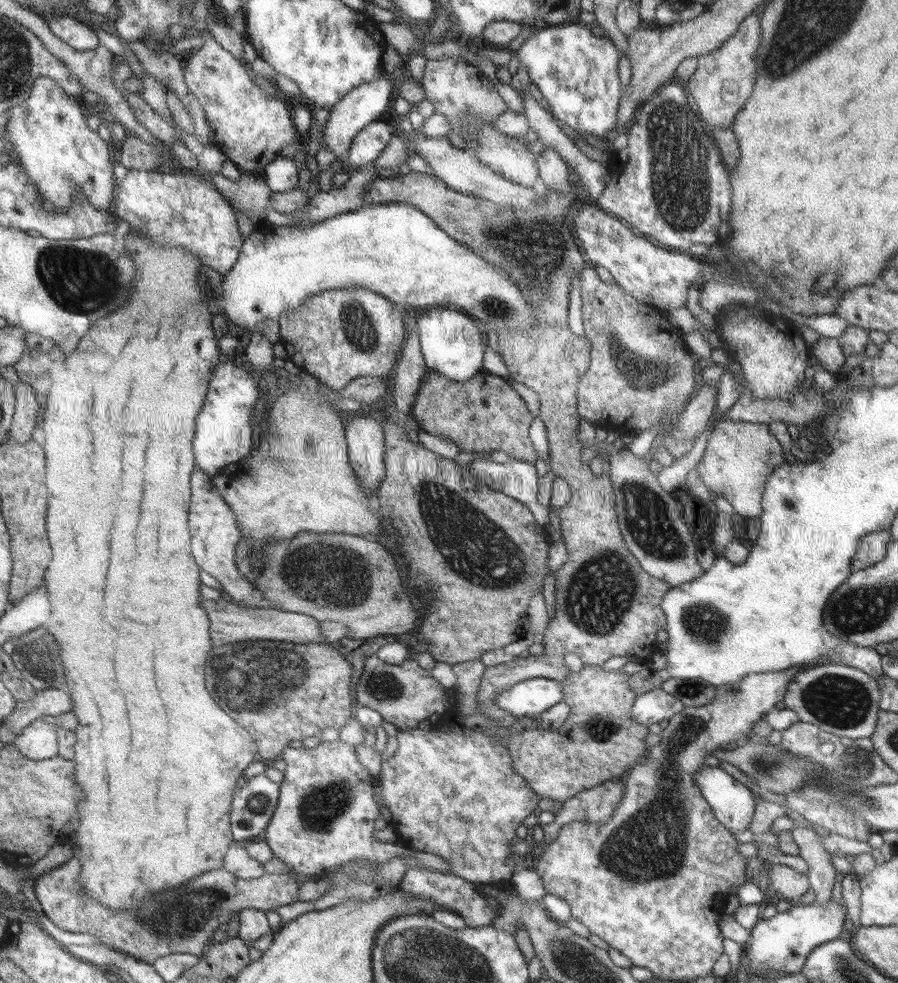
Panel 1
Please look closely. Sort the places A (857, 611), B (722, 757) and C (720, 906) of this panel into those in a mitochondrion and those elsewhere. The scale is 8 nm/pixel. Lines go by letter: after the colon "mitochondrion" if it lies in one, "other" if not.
A: mitochondrion
B: other
C: other

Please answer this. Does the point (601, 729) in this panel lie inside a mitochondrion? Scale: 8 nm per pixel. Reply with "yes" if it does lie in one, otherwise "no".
yes

